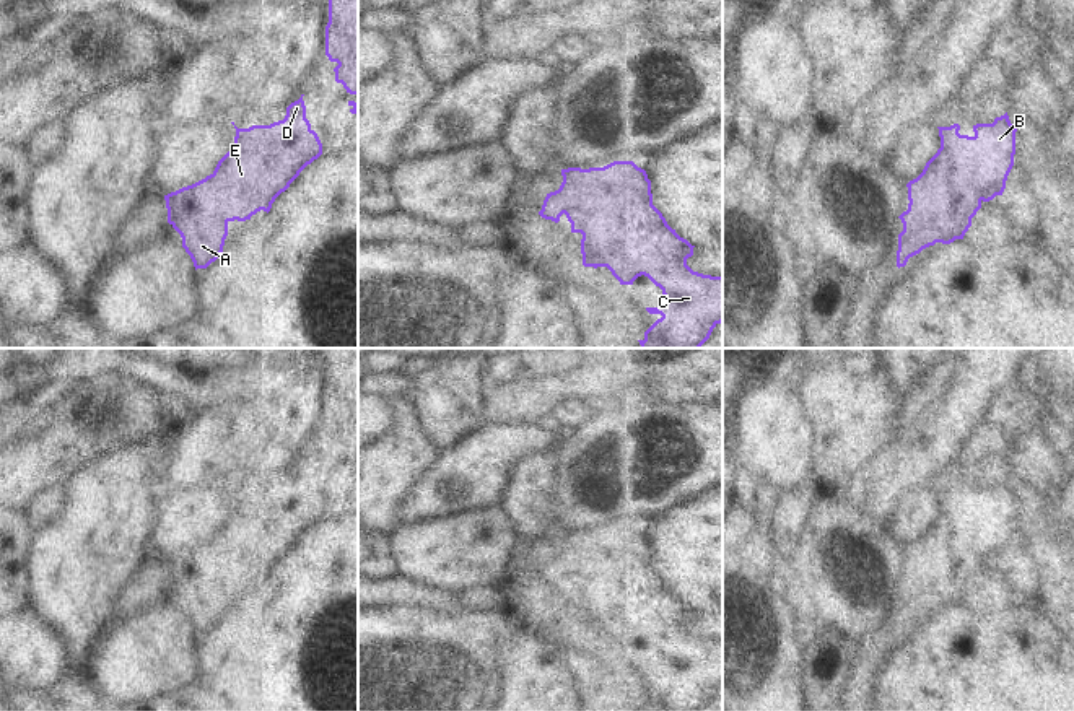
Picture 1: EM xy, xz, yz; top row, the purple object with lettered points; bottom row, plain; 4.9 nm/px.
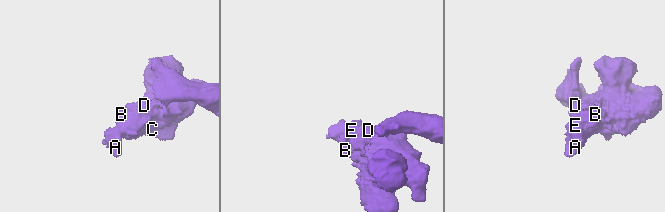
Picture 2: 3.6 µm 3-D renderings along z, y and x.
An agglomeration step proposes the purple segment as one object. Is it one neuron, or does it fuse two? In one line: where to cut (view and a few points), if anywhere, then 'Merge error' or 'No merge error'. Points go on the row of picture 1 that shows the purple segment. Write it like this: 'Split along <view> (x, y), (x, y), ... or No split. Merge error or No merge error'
No split. No merge error.

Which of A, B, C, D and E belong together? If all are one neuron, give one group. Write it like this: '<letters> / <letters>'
A B C D E

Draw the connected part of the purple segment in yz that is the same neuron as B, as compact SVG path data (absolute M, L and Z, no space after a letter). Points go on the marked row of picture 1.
M1007 112L996 117L993 124L973 125L973 137L960 135L958 124L937 129L941 148L926 163L923 172L906 184L910 203L908 210L898 216L903 223L903 231L898 234L898 268L936 242L950 244L963 239L981 203L1002 195L1014 166L1017 127L1011 124Z

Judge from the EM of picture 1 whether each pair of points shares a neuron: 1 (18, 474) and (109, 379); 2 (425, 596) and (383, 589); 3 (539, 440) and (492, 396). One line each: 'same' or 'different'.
1: same
2: same
3: different

